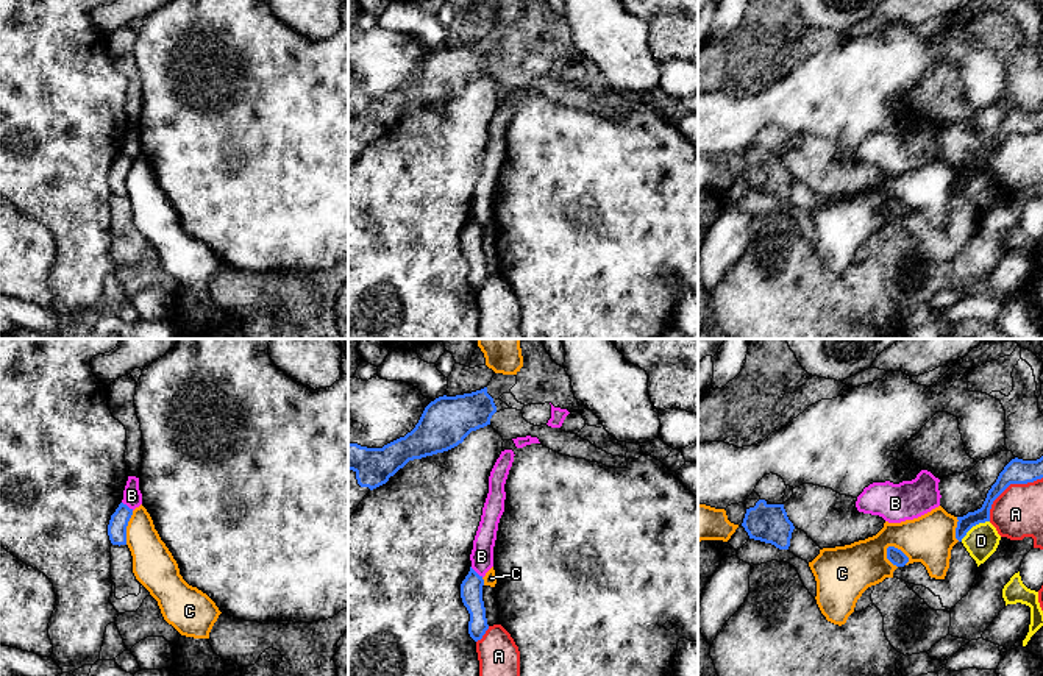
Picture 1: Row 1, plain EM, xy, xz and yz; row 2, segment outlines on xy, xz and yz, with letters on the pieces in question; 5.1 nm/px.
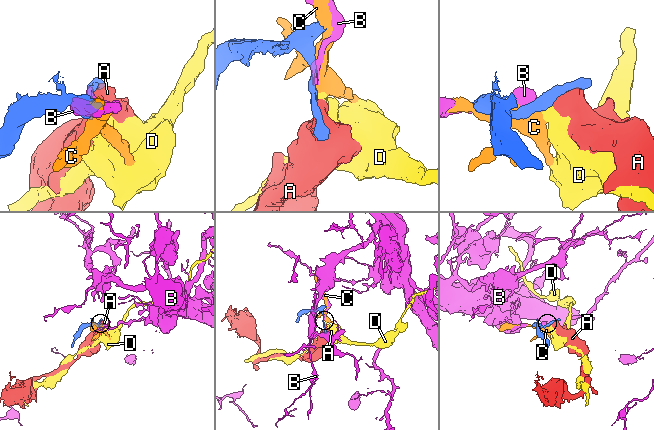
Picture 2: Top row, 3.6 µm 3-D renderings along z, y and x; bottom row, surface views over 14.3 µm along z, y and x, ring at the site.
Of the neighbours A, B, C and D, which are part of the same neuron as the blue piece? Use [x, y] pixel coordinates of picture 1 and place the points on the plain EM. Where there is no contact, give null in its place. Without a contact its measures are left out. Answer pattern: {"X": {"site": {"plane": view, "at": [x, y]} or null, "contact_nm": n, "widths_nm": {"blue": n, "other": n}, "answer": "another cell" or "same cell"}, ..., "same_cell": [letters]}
{"A": {"site": {"plane": "yz", "at": [1007, 136]}, "contact_nm": 360, "widths_nm": {"blue": 130, "other": 260}, "answer": "another cell"}, "B": {"site": {"plane": "xz", "at": [475, 222]}, "contact_nm": 90, "widths_nm": {"blue": 110, "other": 120}, "answer": "another cell"}, "C": {"site": {"plane": "yz", "at": [897, 199]}, "contact_nm": 140, "widths_nm": {"blue": 80, "other": 260}, "answer": "another cell"}, "D": {"site": {"plane": "yz", "at": [973, 175]}, "contact_nm": 190, "widths_nm": {"blue": 80, "other": 170}, "answer": "another cell"}, "same_cell": []}

